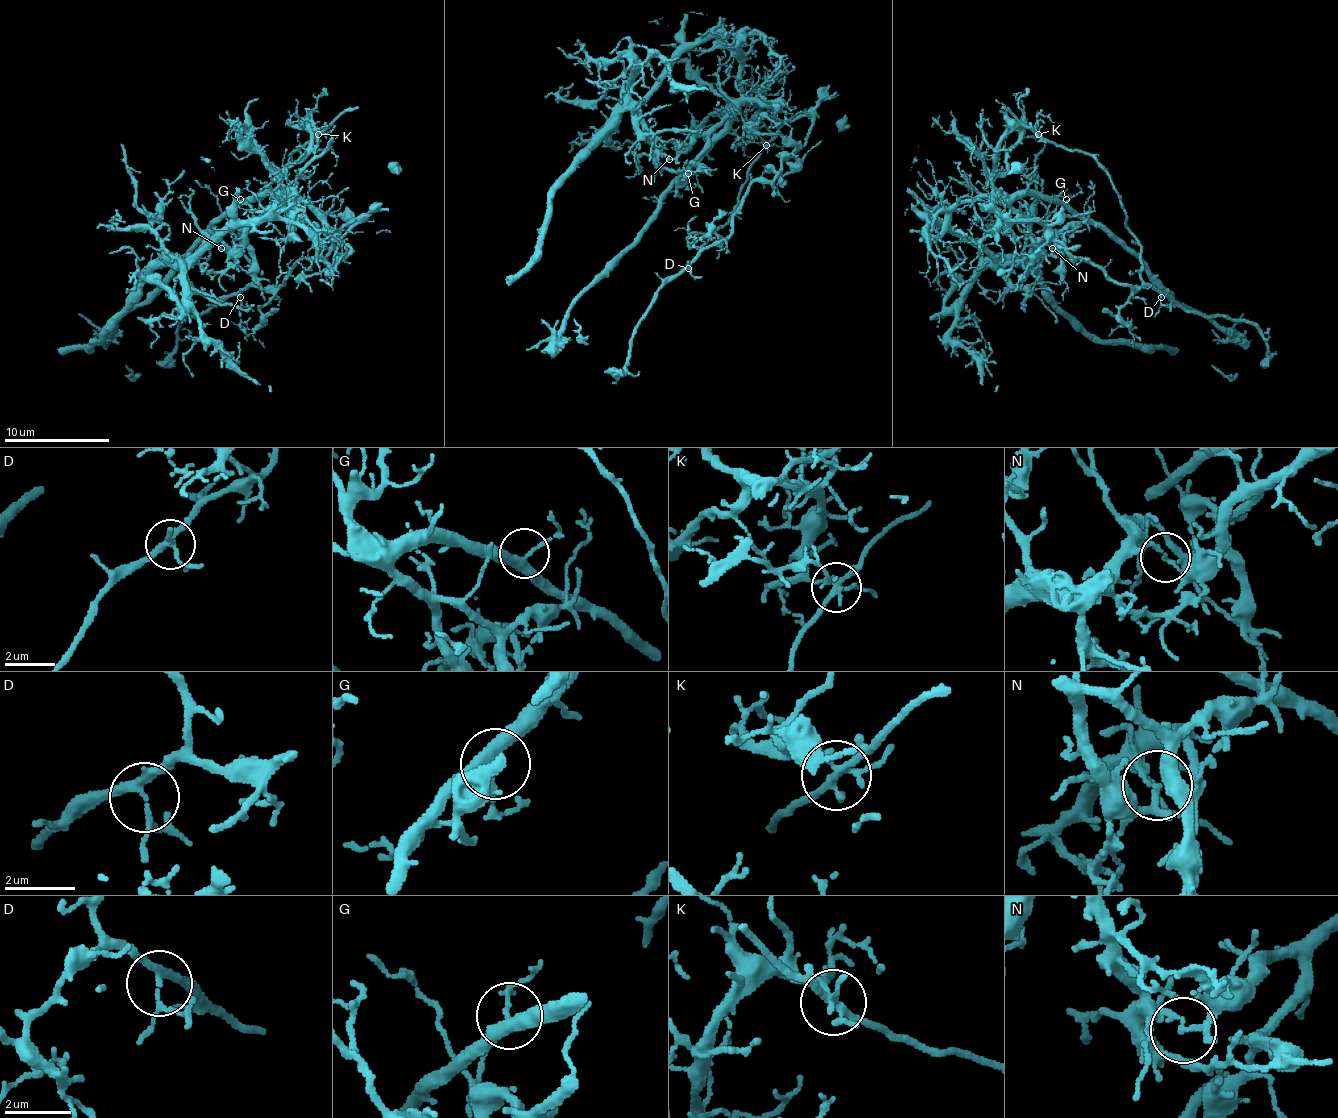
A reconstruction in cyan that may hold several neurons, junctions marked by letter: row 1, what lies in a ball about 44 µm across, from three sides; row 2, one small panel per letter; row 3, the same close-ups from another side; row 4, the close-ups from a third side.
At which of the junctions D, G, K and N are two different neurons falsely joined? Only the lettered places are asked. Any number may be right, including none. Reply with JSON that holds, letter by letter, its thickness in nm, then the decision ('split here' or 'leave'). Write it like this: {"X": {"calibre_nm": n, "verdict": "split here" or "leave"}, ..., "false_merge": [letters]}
{"D": {"calibre_nm": 200, "verdict": "leave"}, "G": {"calibre_nm": 300, "verdict": "leave"}, "K": {"calibre_nm": 220, "verdict": "split here"}, "N": {"calibre_nm": 110, "verdict": "split here"}, "false_merge": ["K", "N"]}

